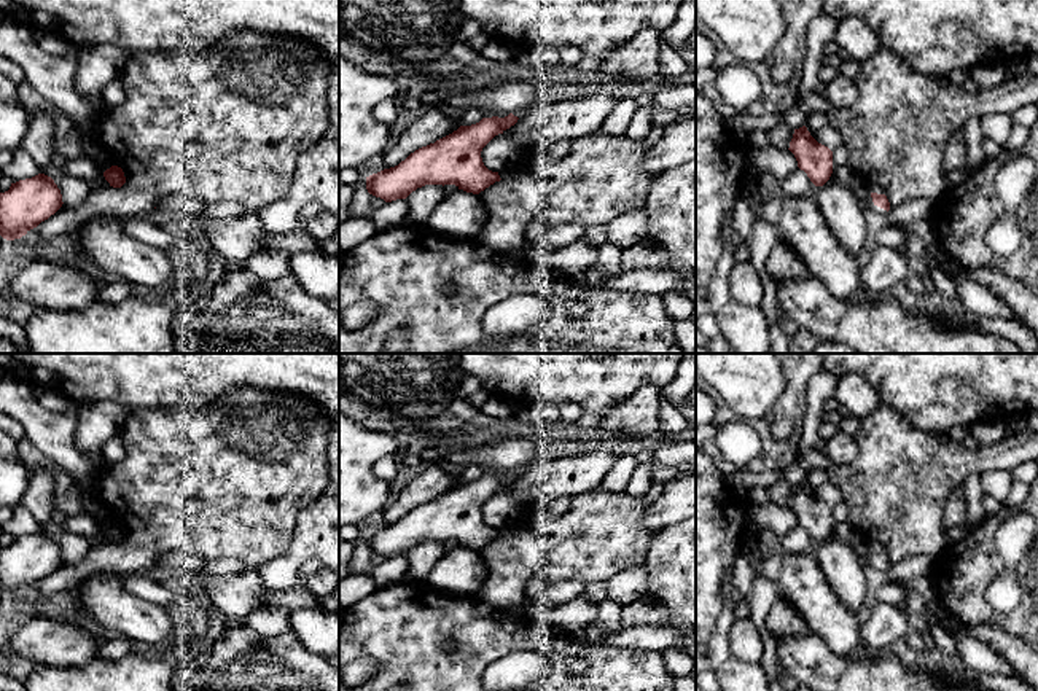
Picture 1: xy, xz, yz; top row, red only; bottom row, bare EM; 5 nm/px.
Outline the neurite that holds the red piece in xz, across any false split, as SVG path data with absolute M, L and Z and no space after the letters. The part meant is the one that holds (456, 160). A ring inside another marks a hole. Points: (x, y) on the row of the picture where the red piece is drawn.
M509 113L505 118L482 118L476 124L460 126L435 143L416 150L398 166L366 177L366 189L385 202L406 199L425 185L455 185L459 189L479 194L495 182L524 172L522 167L492 172L481 158L482 148L517 119Z

